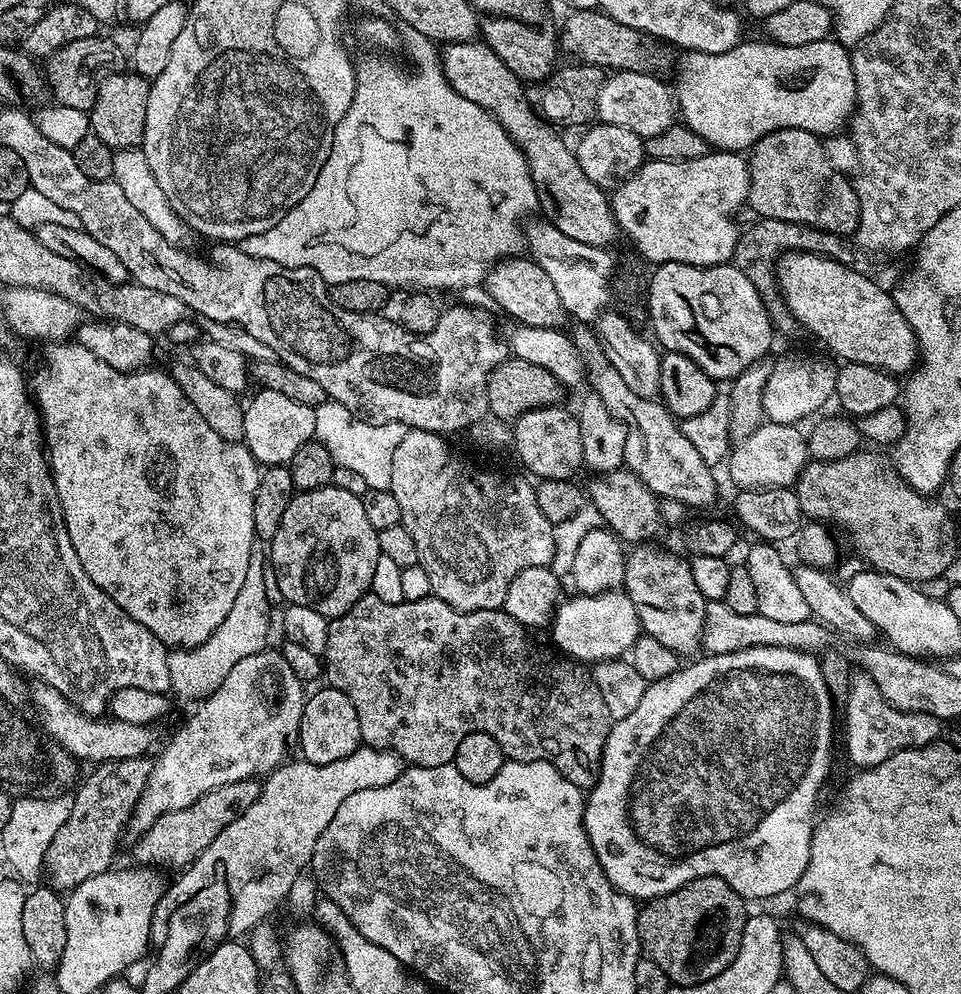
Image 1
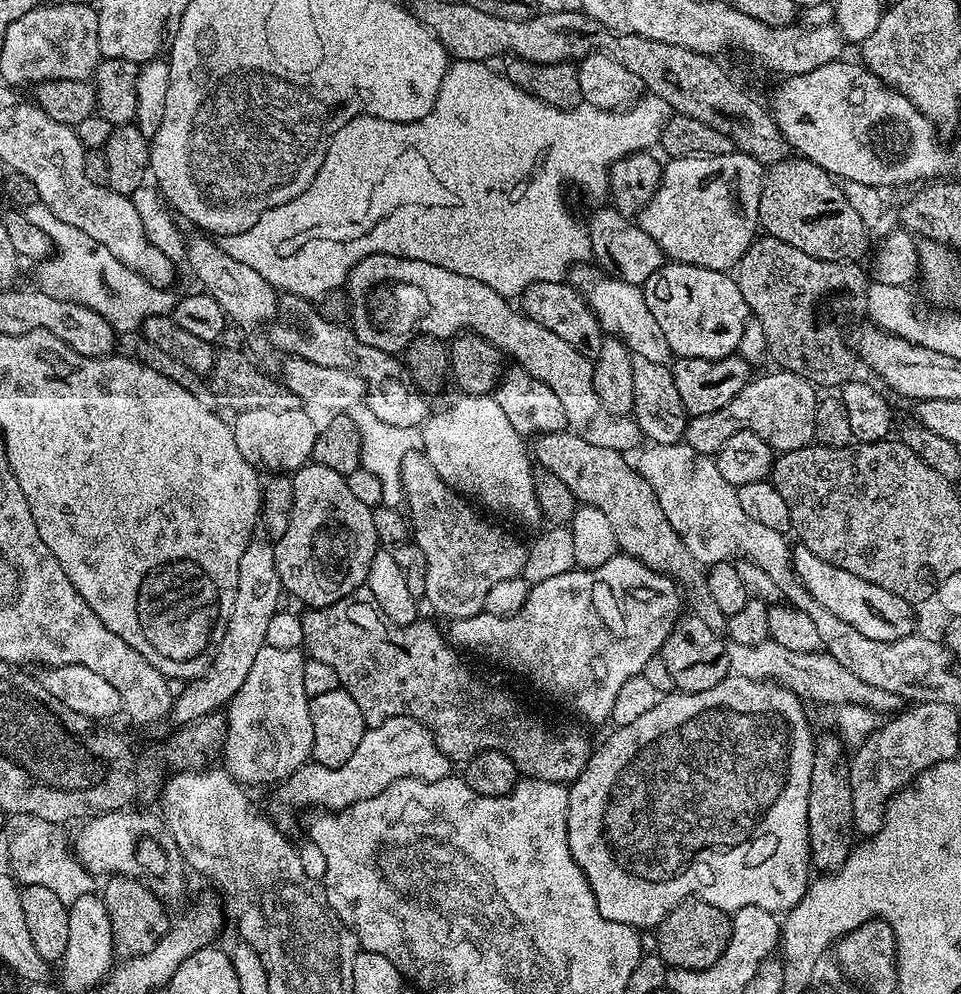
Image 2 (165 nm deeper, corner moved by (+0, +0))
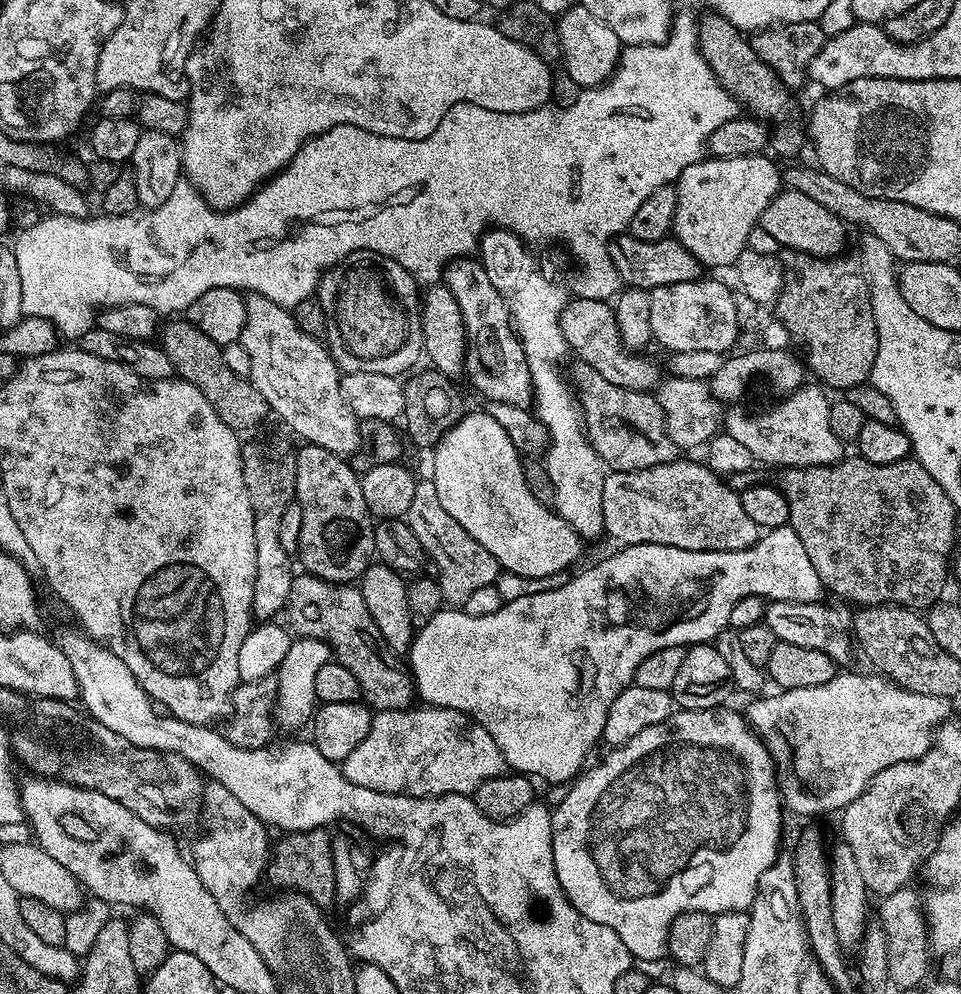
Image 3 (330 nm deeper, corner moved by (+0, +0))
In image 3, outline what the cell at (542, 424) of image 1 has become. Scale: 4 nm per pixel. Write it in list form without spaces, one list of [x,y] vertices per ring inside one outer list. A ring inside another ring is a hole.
[[[459,256],[457,260],[452,260],[448,267],[442,273],[443,283],[448,285],[452,291],[454,302],[458,302],[458,310],[462,310],[462,322],[466,330],[466,338],[468,339],[468,352],[464,355],[464,371],[466,373],[466,380],[472,383],[472,388],[480,396],[485,396],[485,401],[488,402],[506,402],[506,406],[522,406],[526,409],[531,409],[534,404],[534,393],[532,390],[532,378],[530,376],[530,366],[526,362],[526,354],[522,350],[520,340],[516,337],[516,329],[512,326],[512,314],[508,311],[508,301],[502,298],[500,291],[494,286],[494,282],[490,282],[490,274],[485,270],[483,263],[479,259],[472,256]]]

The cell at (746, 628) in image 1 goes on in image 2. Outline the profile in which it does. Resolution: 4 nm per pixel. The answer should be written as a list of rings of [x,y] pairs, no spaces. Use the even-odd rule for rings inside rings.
[[[771,638],[754,647],[729,641],[725,647],[724,658],[733,675],[751,680],[770,679],[785,685],[796,696],[809,703],[812,701],[818,704],[832,704],[831,706],[862,705],[877,714],[883,714],[883,712],[894,714],[901,711],[904,706],[904,700],[901,697],[860,681],[856,674],[852,674],[838,660],[822,650],[818,652],[789,650]]]

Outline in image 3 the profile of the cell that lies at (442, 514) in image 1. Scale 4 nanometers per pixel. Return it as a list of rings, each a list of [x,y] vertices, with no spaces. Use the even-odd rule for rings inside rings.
[[[417,487],[410,516],[412,529],[414,534],[418,534],[418,542],[422,542],[427,559],[436,563],[435,575],[445,601],[456,606],[463,605],[465,598],[474,594],[474,590],[495,584],[502,571],[499,562],[494,554],[490,554],[490,550],[478,546],[478,542],[474,542],[474,538],[470,538],[470,534],[466,534],[466,530],[462,530],[462,526],[458,526],[458,522],[454,522],[454,518],[450,518],[446,510],[442,510],[435,488]]]

